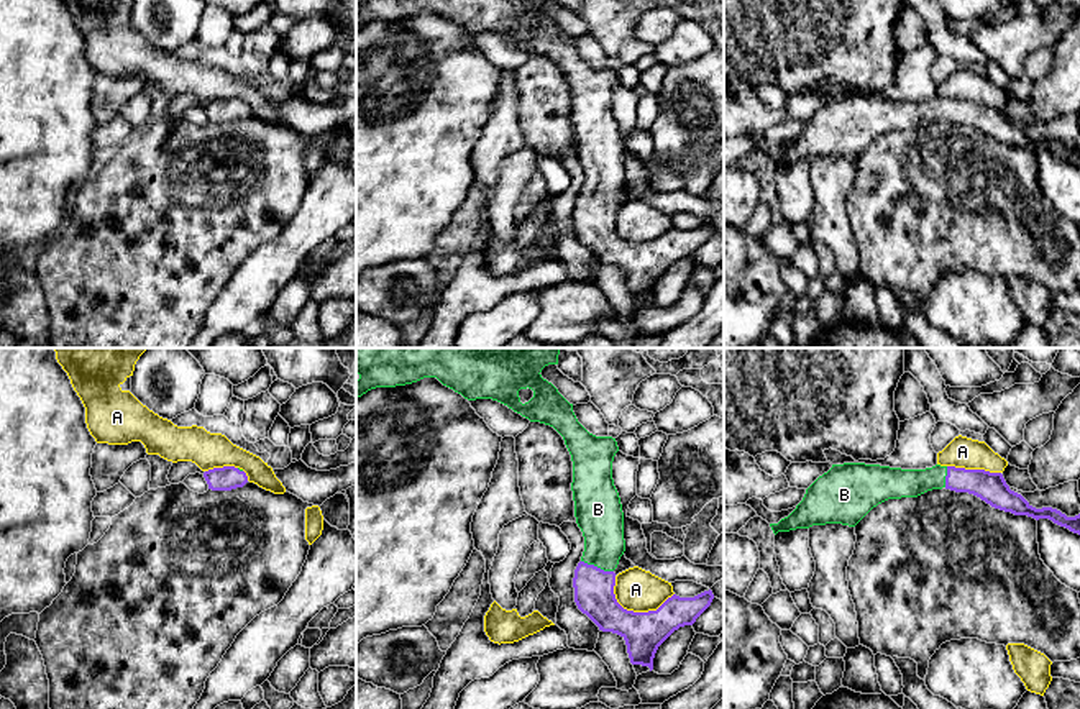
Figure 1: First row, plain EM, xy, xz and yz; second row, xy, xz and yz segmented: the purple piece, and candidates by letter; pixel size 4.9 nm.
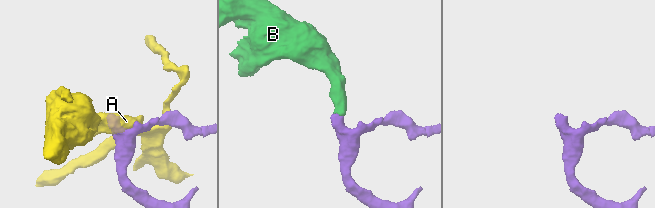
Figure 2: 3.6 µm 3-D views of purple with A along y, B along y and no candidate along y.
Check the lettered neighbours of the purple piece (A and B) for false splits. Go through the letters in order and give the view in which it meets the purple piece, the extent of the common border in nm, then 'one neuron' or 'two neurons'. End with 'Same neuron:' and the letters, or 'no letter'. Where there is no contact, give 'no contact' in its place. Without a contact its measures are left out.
A: xz | 300 nm | two neurons
B: xz | 170 nm | one neuron
Same neuron: B

